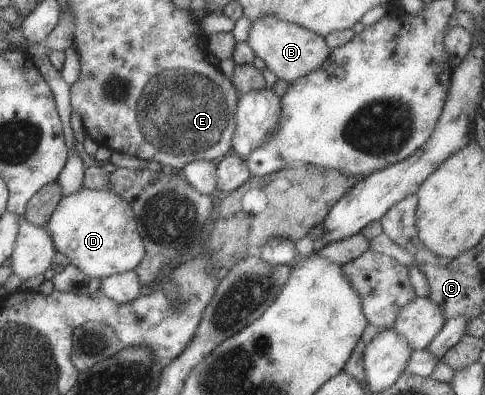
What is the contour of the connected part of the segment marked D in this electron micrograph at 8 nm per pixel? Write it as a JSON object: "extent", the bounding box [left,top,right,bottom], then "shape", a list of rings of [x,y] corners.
{"extent":[45,188,146,279],"shape":[[[81,188],[59,199],[45,229],[55,250],[69,258],[71,265],[83,274],[102,279],[133,271],[143,260],[146,252],[136,224],[131,206],[119,195],[108,190]]]}

